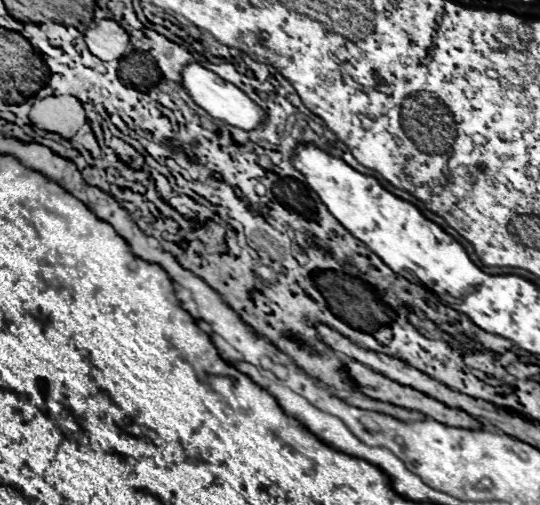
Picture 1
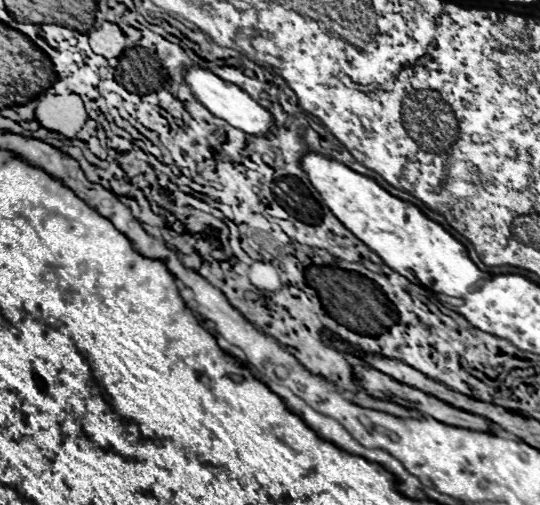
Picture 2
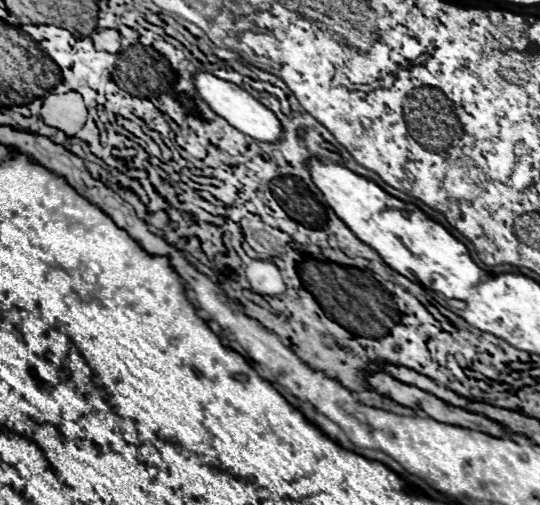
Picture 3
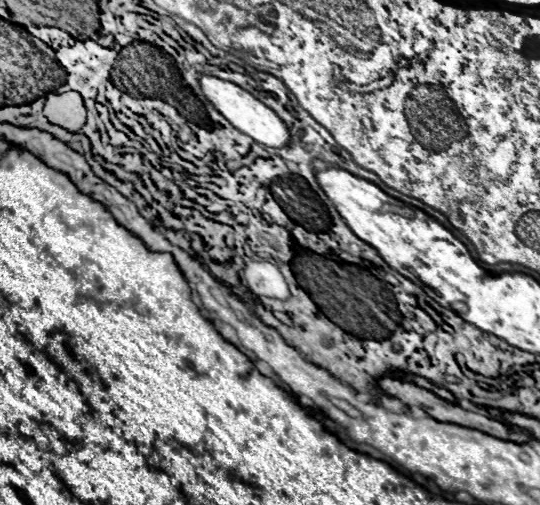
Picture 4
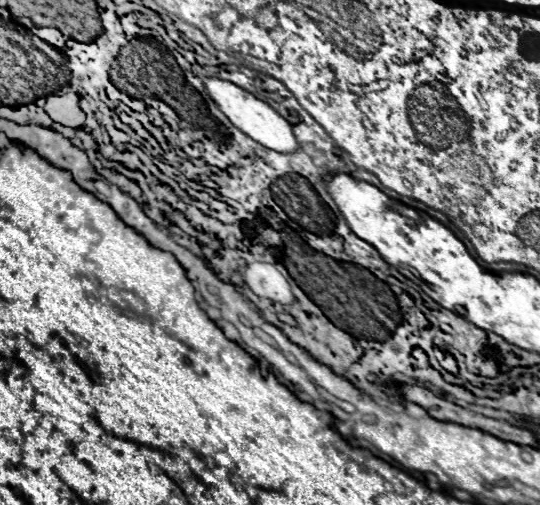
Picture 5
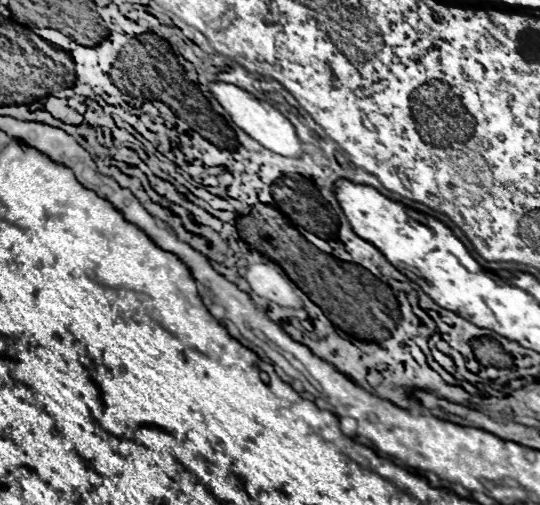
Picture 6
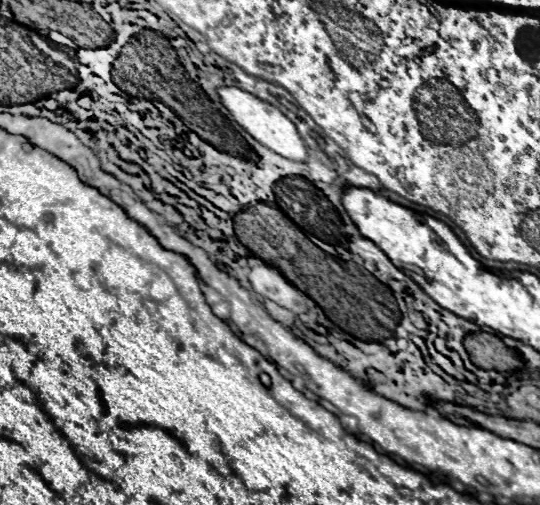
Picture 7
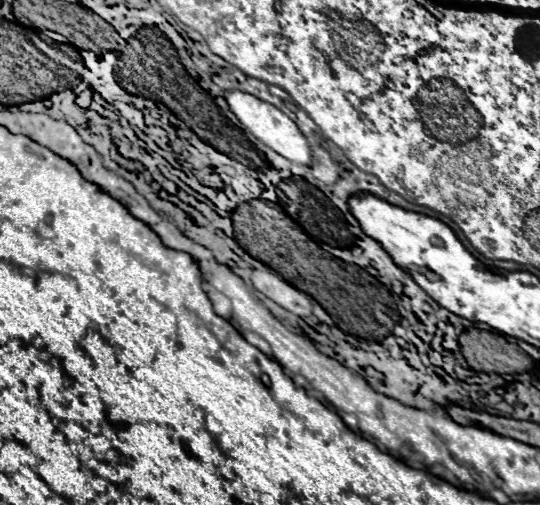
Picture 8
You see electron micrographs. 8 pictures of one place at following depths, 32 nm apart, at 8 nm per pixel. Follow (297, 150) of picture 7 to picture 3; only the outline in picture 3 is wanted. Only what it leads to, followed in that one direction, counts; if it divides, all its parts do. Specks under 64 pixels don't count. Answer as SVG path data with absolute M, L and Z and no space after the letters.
M198 72L194 76L194 82L196 82L196 88L202 96L202 100L222 118L228 120L228 124L232 124L236 130L256 138L256 140L262 140L262 142L268 142L268 144L274 144L280 140L282 136L282 124L280 120L276 118L276 114L272 110L268 110L264 104L260 104L258 100L254 100L246 90L242 90L240 86L232 84L232 82L226 82L226 80L220 80L208 72Z

